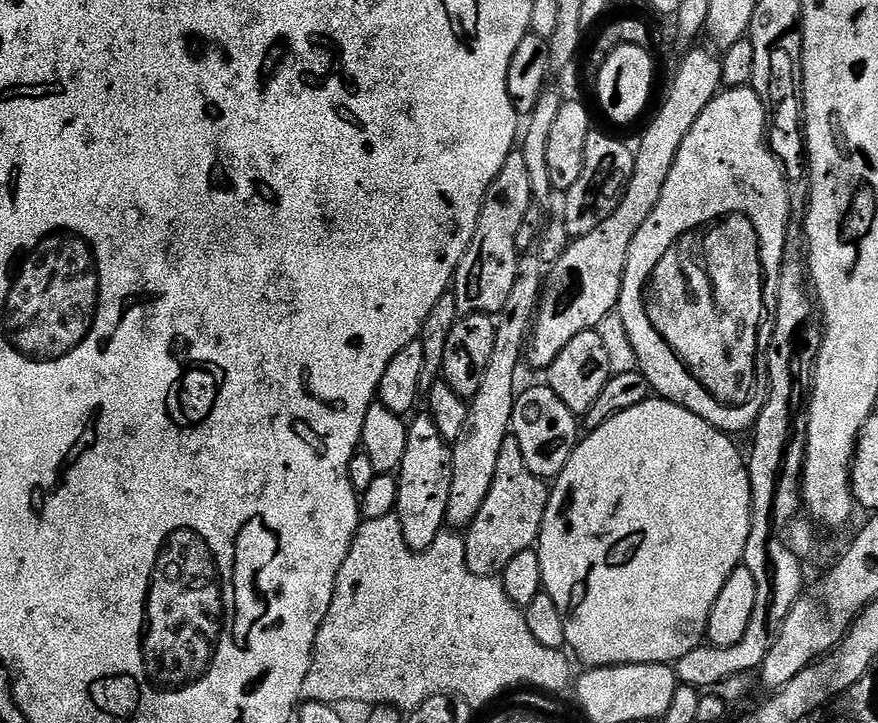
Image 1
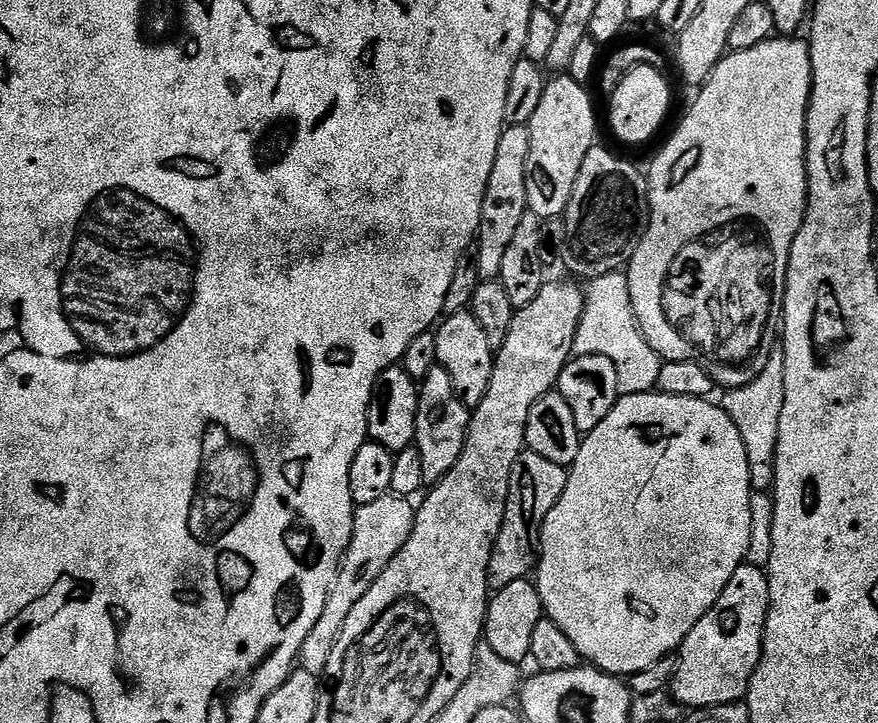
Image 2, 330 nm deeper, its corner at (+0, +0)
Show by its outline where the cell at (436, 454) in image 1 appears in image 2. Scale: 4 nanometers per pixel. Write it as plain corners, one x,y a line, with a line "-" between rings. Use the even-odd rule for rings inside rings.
434,367
426,378
419,381
418,422
416,423
416,443
414,447
422,454
422,474
429,485
437,484
458,462
468,437
470,410
458,398
450,374
442,367

